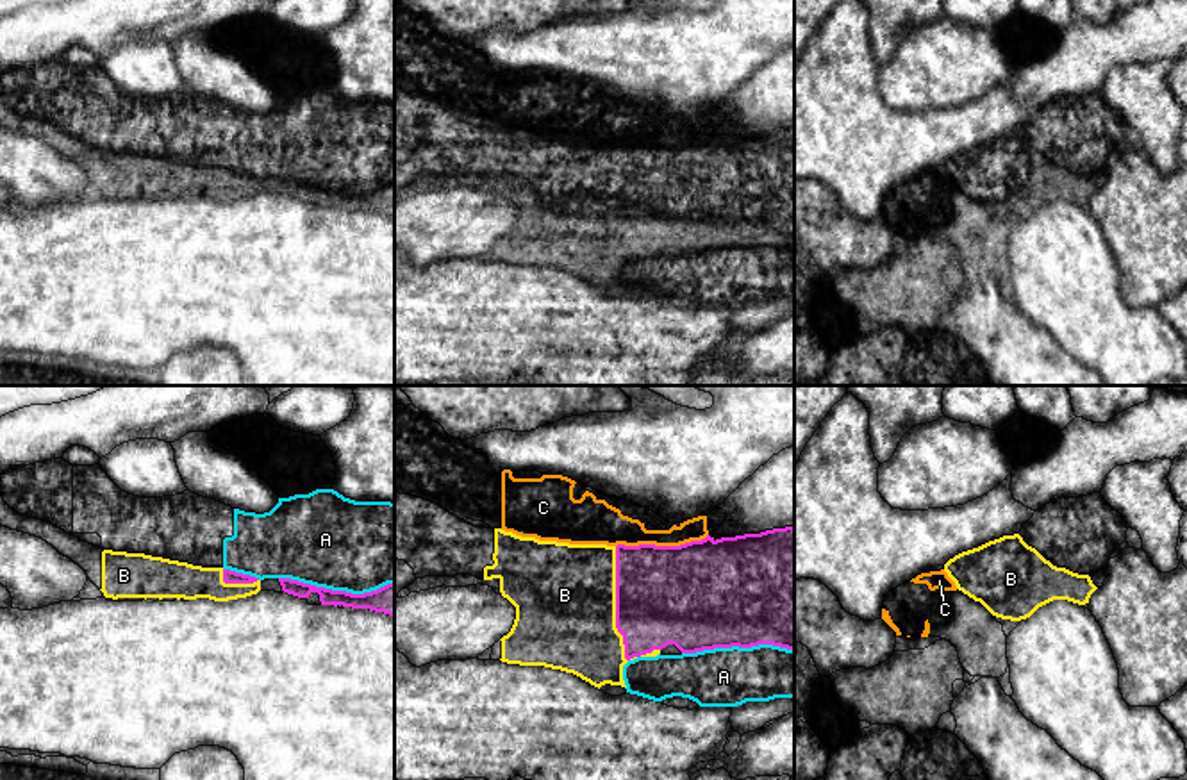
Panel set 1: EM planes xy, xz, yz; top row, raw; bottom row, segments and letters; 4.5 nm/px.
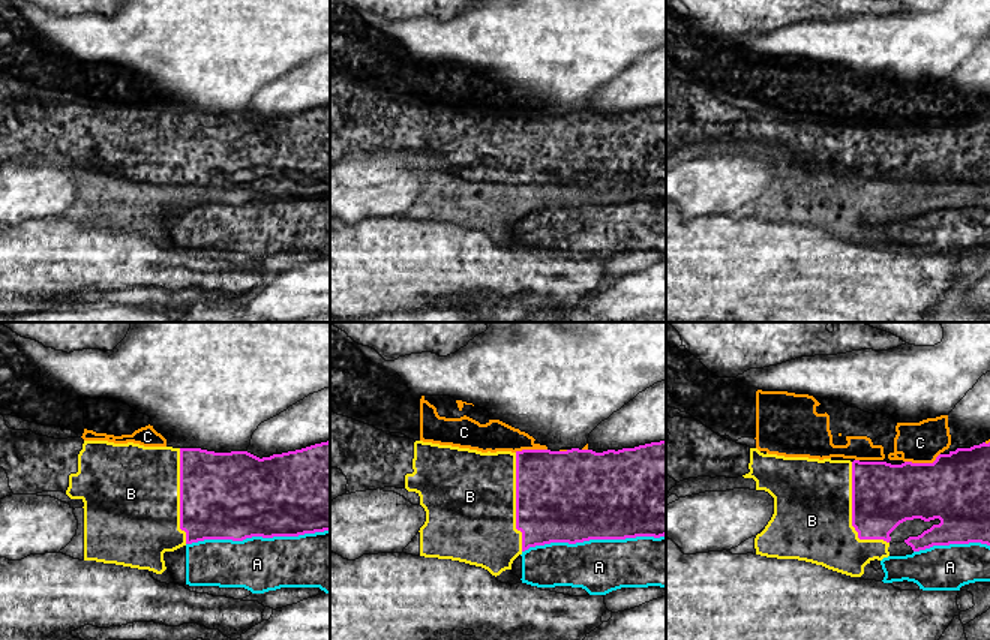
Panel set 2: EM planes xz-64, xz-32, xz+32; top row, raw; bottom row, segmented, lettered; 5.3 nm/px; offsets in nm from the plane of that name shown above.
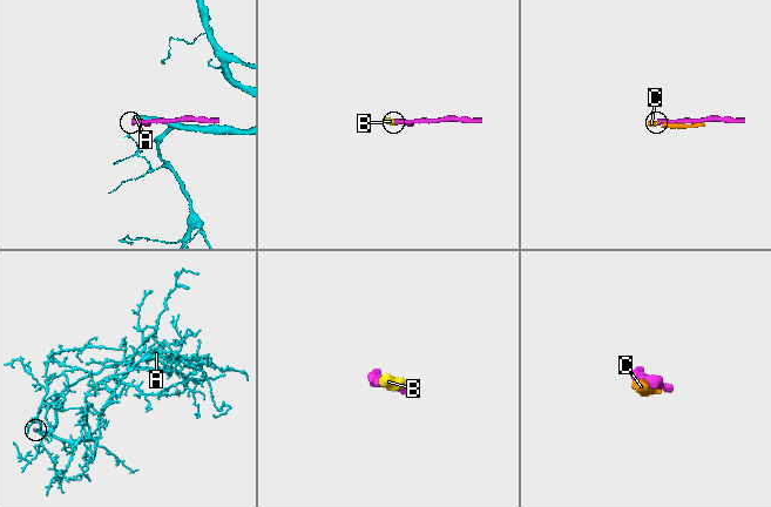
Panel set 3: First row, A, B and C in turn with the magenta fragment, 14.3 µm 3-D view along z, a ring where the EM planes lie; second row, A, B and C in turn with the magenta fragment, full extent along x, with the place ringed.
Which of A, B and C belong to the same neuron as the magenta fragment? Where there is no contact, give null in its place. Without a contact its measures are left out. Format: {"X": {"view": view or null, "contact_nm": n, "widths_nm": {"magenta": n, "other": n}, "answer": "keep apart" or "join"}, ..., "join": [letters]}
{"A": {"view": "xy", "contact_nm": 500, "widths_nm": {"magenta": 130, "other": 420}, "answer": "keep apart"}, "B": {"view": "xz", "contact_nm": 500, "widths_nm": {"magenta": 440, "other": 460}, "answer": "join"}, "C": {"view": "xz", "contact_nm": 420, "widths_nm": {"magenta": 460, "other": 160}, "answer": "keep apart"}, "join": ["B"]}

